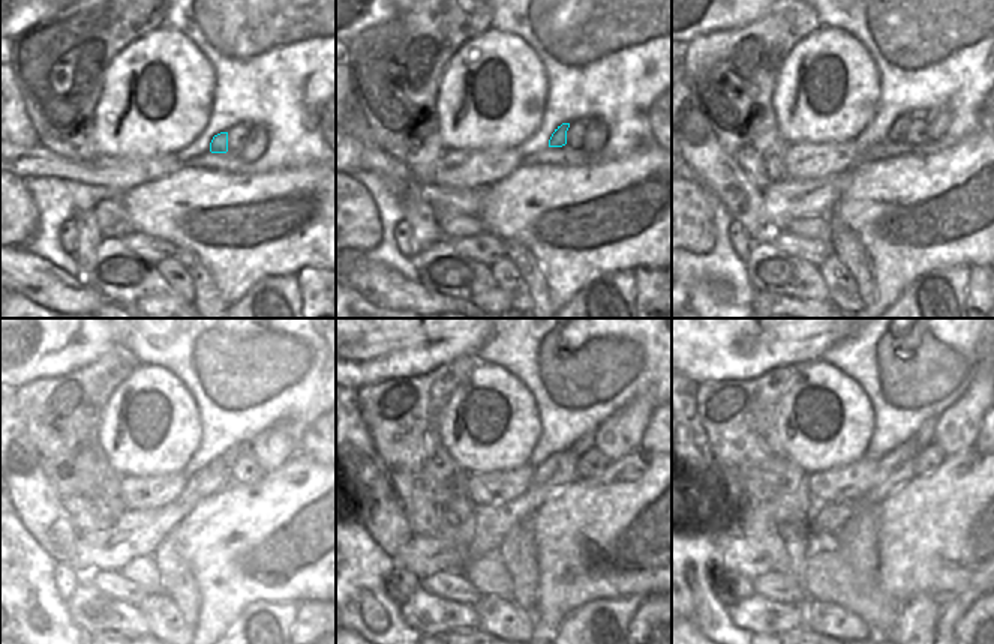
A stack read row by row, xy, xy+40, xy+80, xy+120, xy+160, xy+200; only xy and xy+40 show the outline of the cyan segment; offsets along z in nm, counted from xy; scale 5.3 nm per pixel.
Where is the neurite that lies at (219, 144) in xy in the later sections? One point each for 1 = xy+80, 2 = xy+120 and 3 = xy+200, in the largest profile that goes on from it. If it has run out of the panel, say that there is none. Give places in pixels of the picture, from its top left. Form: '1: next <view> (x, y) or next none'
1: next xy+80 (900, 126)
2: next xy+120 (231, 455)
3: next xy+200 (924, 436)

